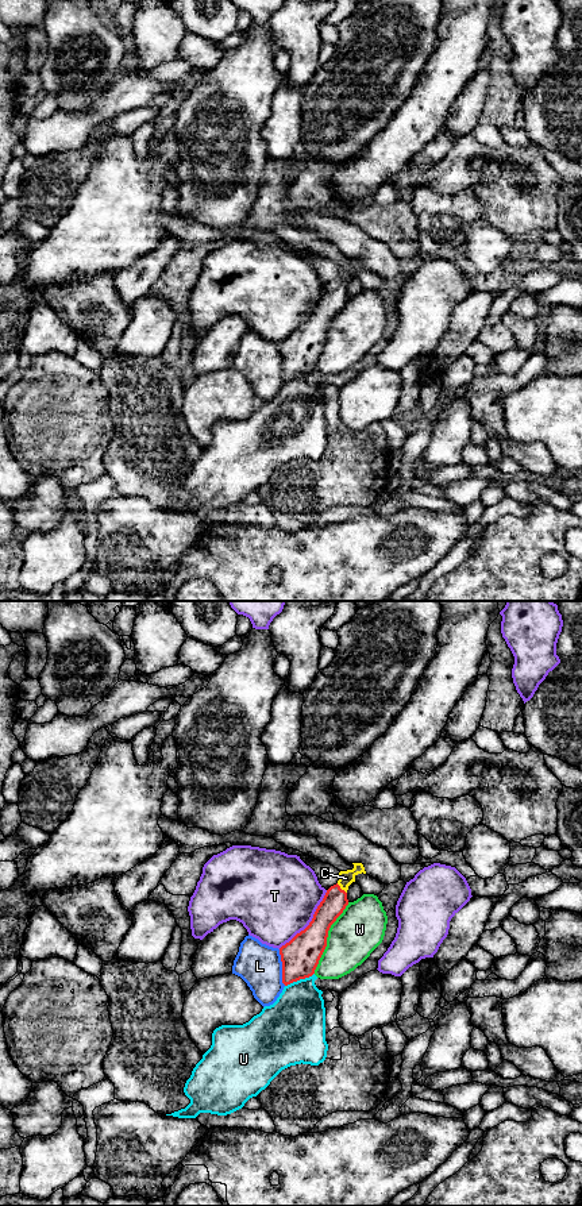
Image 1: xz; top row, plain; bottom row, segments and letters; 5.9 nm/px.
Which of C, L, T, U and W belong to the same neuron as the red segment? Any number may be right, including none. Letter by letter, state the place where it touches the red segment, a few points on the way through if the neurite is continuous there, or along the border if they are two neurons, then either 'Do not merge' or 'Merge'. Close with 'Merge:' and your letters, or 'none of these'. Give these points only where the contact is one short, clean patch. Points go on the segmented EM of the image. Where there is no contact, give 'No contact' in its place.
C: Touches red at xz (340, 889). Path across: xz (335, 900), (340, 889), (346, 878). Merge
L: Touches red at xz (282, 967). Do not merge
T: Touches red at xz (309, 923). Do not merge
U: Touches red at xz (299, 979). Do not merge
W: Touches red at xz (327, 936). Do not merge
Merge: C

